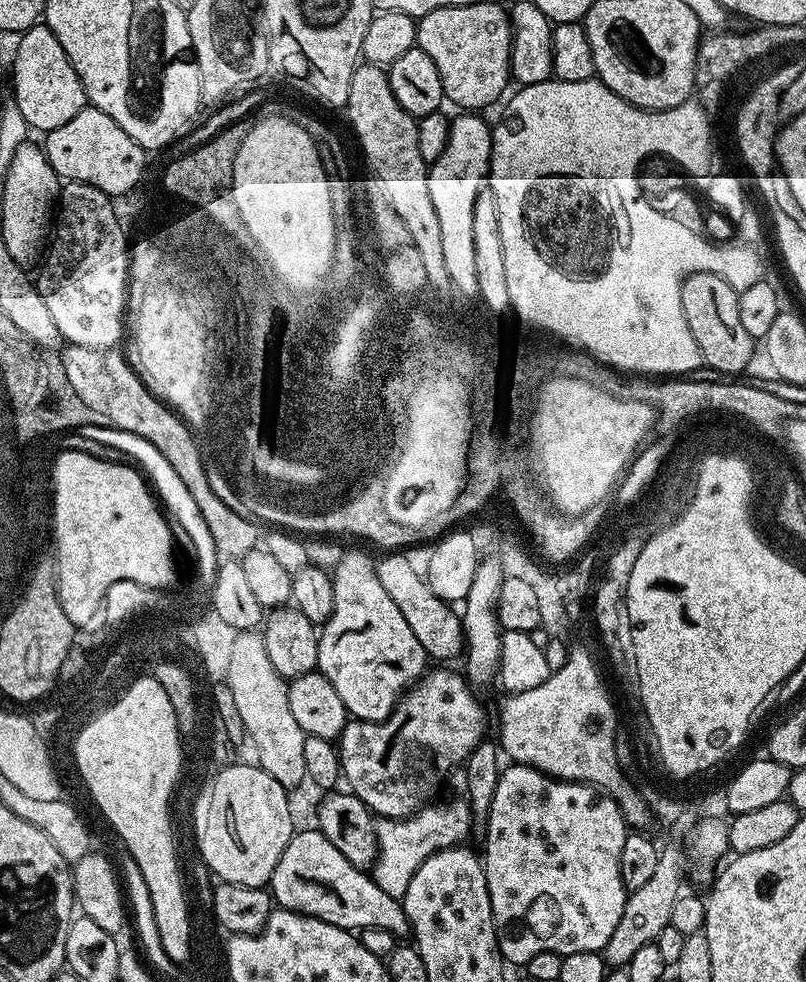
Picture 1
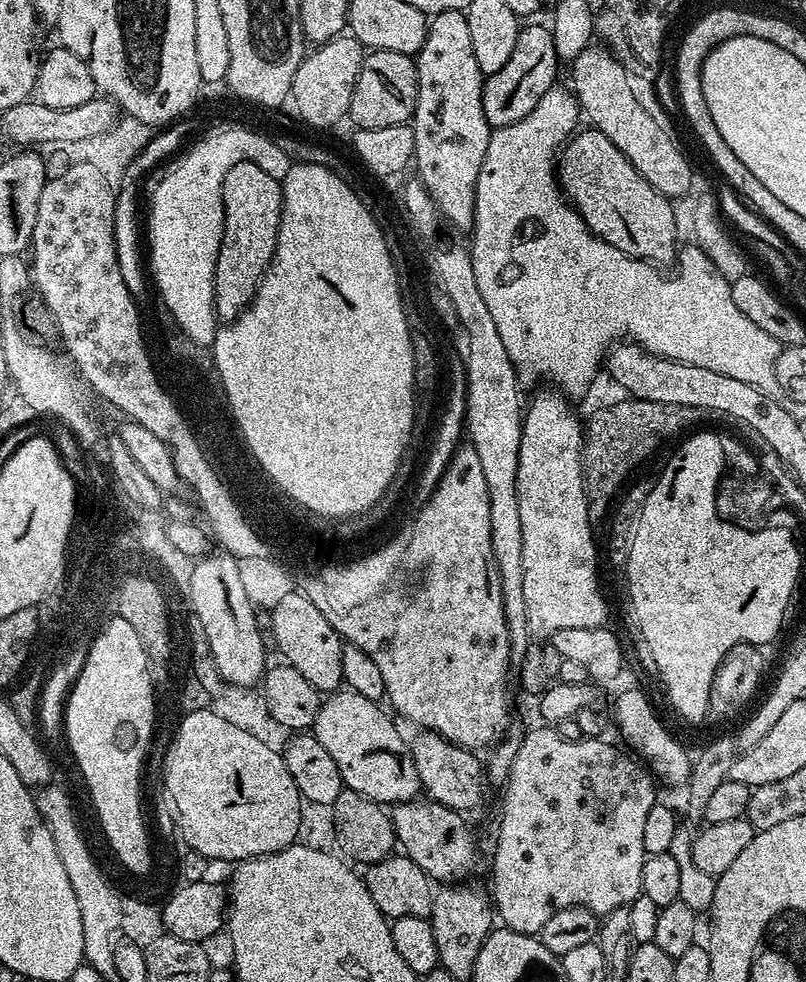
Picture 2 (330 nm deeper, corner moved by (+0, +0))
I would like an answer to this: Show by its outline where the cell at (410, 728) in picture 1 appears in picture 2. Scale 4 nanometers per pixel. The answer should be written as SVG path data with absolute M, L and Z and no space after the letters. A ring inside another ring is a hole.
M417 798L395 805L390 812L397 845L433 882L460 882L476 864L476 836L468 829L461 813L442 806L436 800Z

